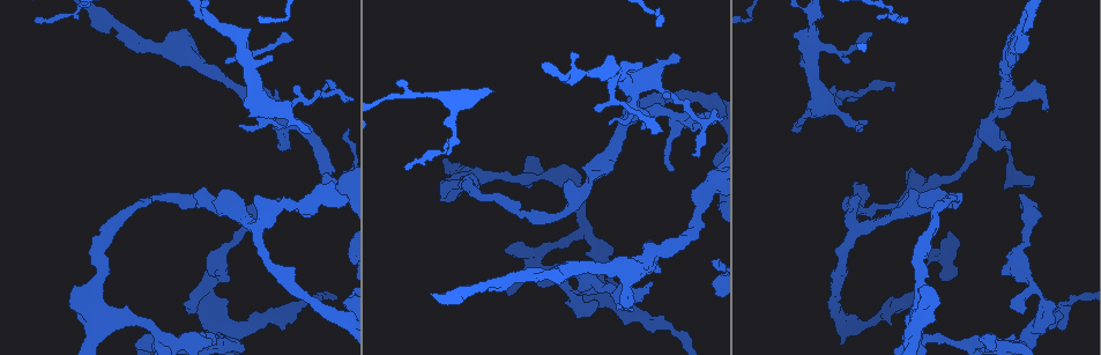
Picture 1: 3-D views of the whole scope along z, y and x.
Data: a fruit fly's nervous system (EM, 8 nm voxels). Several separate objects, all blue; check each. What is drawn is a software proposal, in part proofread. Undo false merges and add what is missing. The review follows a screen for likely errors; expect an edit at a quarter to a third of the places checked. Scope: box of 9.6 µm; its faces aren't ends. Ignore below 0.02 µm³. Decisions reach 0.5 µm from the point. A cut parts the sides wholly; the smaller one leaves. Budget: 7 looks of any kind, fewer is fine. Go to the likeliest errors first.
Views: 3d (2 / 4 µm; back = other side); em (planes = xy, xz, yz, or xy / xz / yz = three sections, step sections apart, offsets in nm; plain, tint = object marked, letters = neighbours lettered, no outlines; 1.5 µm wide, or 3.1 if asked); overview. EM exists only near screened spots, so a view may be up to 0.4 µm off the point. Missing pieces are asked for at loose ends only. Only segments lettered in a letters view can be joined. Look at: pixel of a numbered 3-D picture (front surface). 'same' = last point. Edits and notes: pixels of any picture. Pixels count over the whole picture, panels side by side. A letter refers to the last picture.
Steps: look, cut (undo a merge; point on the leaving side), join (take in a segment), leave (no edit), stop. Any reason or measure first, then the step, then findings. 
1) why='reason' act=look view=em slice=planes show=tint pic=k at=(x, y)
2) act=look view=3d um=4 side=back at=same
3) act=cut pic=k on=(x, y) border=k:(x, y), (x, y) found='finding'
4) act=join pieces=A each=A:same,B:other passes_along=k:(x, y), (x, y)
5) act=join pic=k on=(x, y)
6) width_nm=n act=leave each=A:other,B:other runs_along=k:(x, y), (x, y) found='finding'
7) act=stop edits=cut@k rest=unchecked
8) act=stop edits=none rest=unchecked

why='sharp bend' act=look view=3d um=2 pic=1 at=(673, 117)

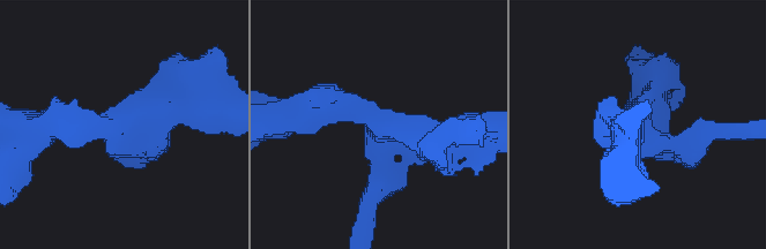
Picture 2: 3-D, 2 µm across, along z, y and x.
act=look view=em slice=planes show=plain pic=2 at=(378, 128)

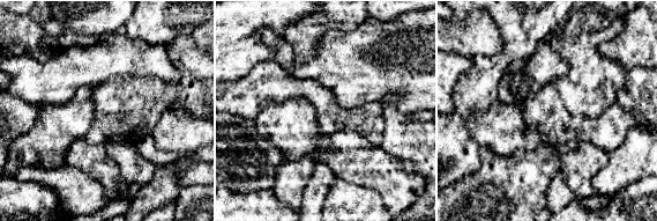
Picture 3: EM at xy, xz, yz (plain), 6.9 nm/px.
act=look view=em slice=planes show=letters at=same

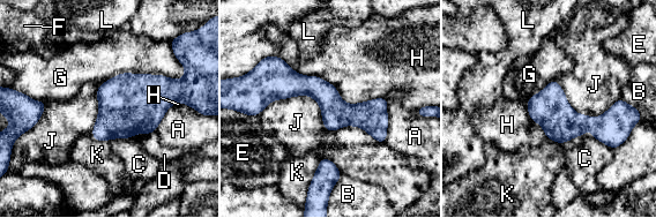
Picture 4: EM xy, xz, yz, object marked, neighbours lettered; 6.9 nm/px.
width_nm=200 act=leave each=A:other,B:other,C:other,D:other,E:other,F:other,G:other,H:other,J:other,K:other,L:other runs_along=4:(261, 103), (315, 87), (384, 134) found='all the same neuron'

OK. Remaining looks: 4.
why='tapers out' act=look view=3d um=4 pic=1 at=(861, 126)

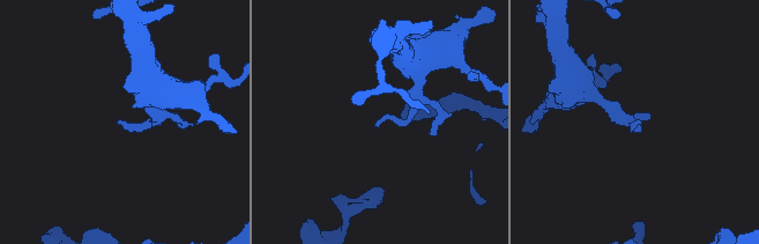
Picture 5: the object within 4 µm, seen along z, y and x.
why='shape alone is not enough' act=look view=em slice=xz step=8 show=letters pic=5 at=(639, 120)

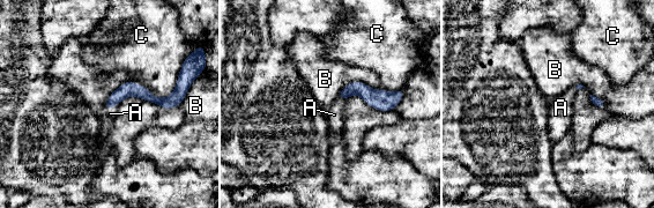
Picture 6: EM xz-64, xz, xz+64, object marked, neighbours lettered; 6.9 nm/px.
longest_contact=C:360nm act=join pieces=A each=A:same,B:other,C:other passes_along=6:(129, 88), (109, 110), (110, 113) found='the neuron continues'

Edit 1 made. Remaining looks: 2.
act=stop edits=join@6 rest=unchecked

